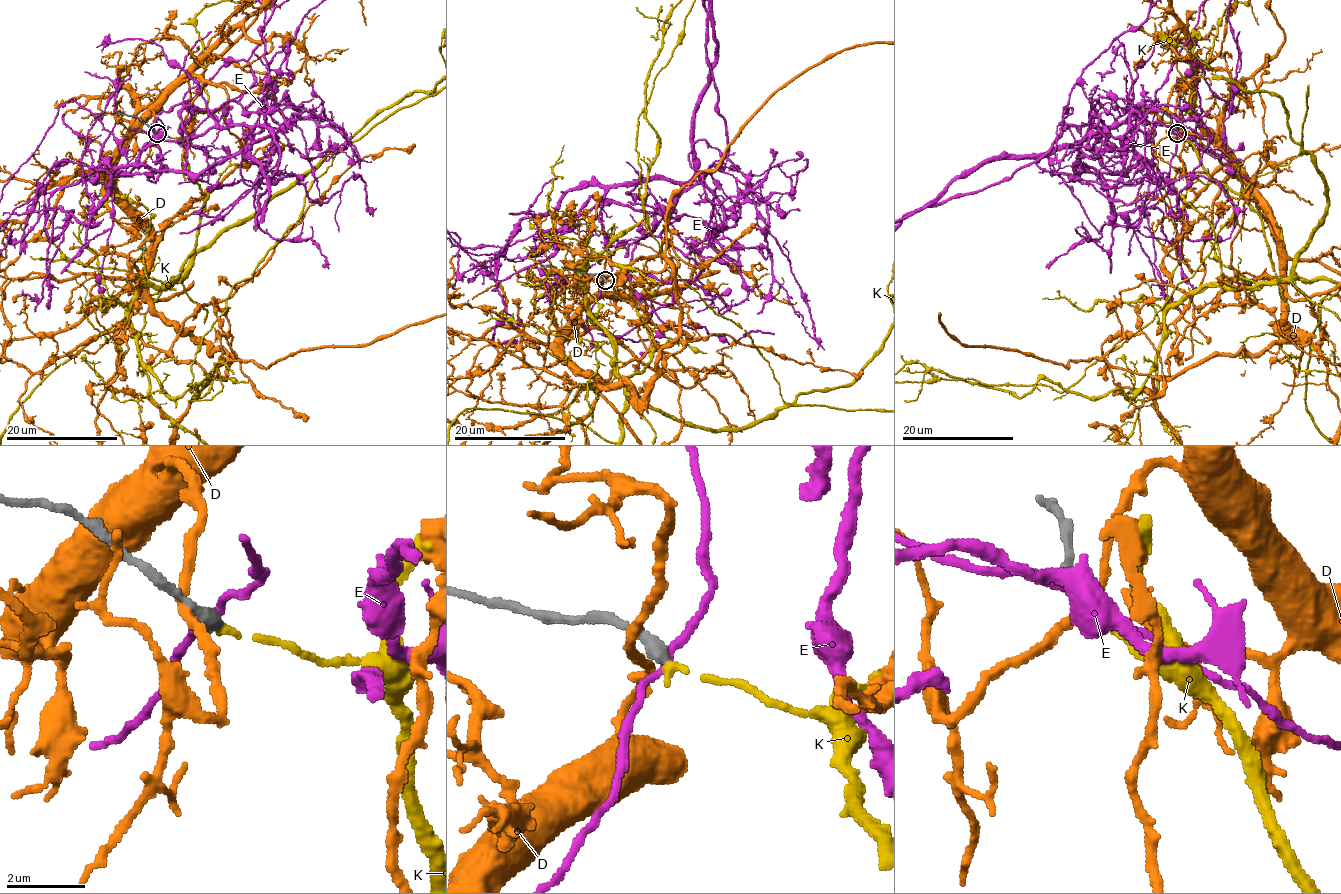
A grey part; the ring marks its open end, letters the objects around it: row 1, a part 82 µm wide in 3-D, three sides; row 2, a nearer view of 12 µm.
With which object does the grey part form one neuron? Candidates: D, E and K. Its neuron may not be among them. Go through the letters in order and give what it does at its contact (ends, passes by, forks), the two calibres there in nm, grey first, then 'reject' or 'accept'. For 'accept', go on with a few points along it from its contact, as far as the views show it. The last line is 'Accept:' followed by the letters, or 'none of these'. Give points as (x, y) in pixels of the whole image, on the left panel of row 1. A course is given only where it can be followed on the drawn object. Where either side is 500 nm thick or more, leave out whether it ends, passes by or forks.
D: it passes by | 400/240 nm | reject
E: it passes by | 420/180 nm | reject
K: it ends | 400/180 nm | accept
Accept: K

